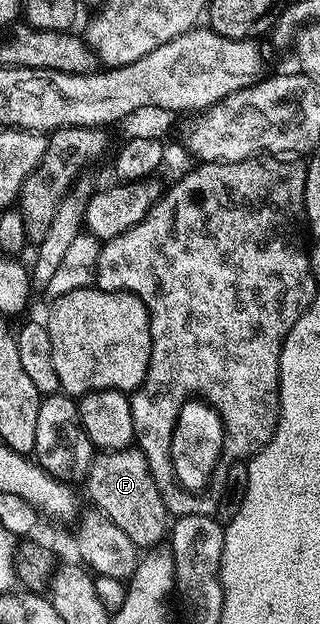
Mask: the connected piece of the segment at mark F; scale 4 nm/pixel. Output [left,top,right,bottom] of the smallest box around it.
[84,449,168,547]

